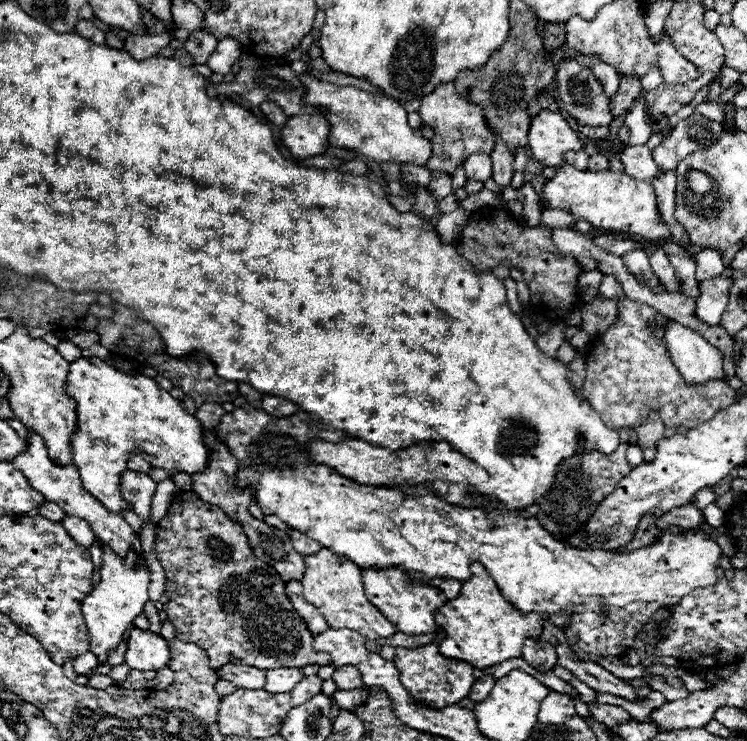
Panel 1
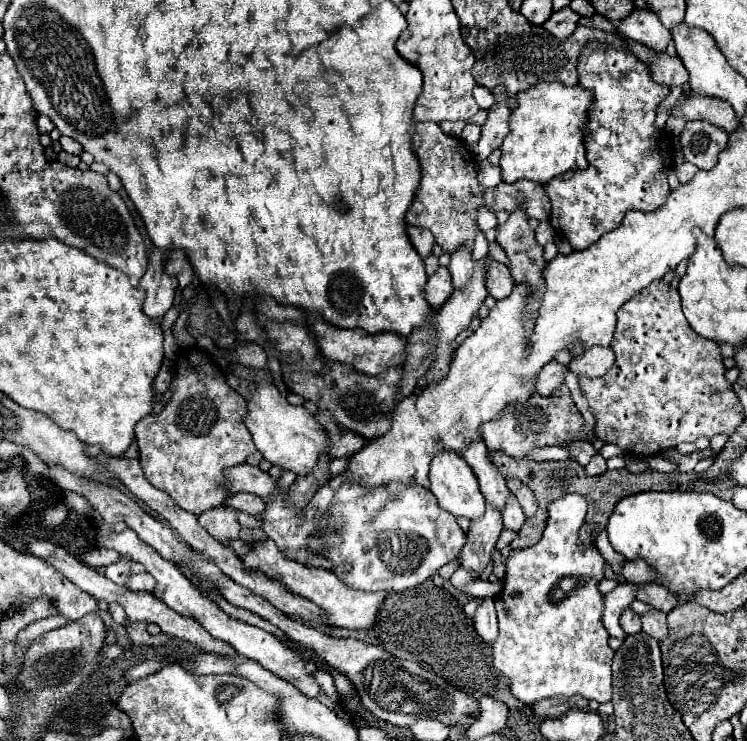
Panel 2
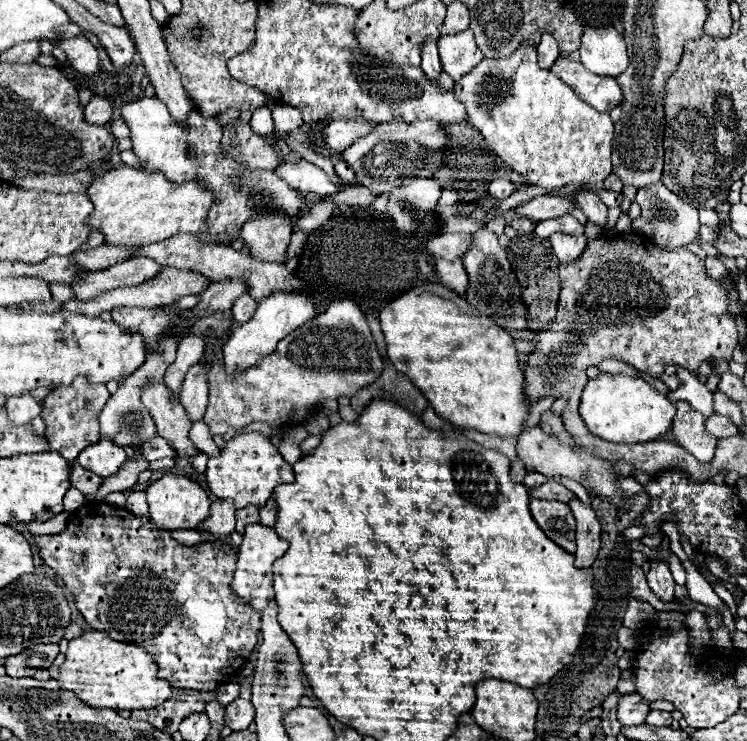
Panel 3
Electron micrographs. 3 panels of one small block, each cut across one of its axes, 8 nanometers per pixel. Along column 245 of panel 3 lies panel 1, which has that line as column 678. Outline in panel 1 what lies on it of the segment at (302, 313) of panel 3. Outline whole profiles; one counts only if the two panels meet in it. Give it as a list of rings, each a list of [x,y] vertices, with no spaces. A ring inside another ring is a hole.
[[[670,320],[664,334],[664,346],[686,384],[706,384],[708,380],[726,378],[720,350],[694,330]]]

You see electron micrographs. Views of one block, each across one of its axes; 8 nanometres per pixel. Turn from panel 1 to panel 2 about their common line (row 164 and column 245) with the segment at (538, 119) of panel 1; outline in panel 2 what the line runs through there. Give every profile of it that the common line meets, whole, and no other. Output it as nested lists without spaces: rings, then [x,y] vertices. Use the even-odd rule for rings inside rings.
[[[236,540],[236,542],[230,544],[230,548],[252,570],[260,570],[260,572],[268,574],[270,578],[280,580],[294,594],[298,594],[302,598],[308,598],[314,604],[318,604],[320,608],[324,608],[324,612],[328,612],[328,620],[332,620],[332,626],[350,628],[350,630],[370,630],[376,622],[376,614],[380,610],[380,604],[388,596],[388,592],[364,592],[364,590],[348,588],[334,572],[330,572],[326,568],[314,568],[314,566],[306,566],[306,564],[288,560],[276,548],[276,544],[272,540],[266,540],[264,546],[256,546],[256,548],[252,548],[250,544],[246,544],[242,540]]]

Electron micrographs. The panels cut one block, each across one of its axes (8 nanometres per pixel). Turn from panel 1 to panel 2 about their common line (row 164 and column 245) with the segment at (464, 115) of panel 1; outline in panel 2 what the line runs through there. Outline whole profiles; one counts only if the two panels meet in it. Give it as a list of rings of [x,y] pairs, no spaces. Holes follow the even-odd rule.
[[[196,346],[176,352],[172,374],[170,402],[160,414],[150,414],[136,424],[140,466],[152,486],[172,496],[180,508],[198,516],[204,510],[222,506],[232,496],[222,486],[222,470],[244,464],[246,456],[256,452],[244,426],[248,404],[226,384],[216,360]]]

